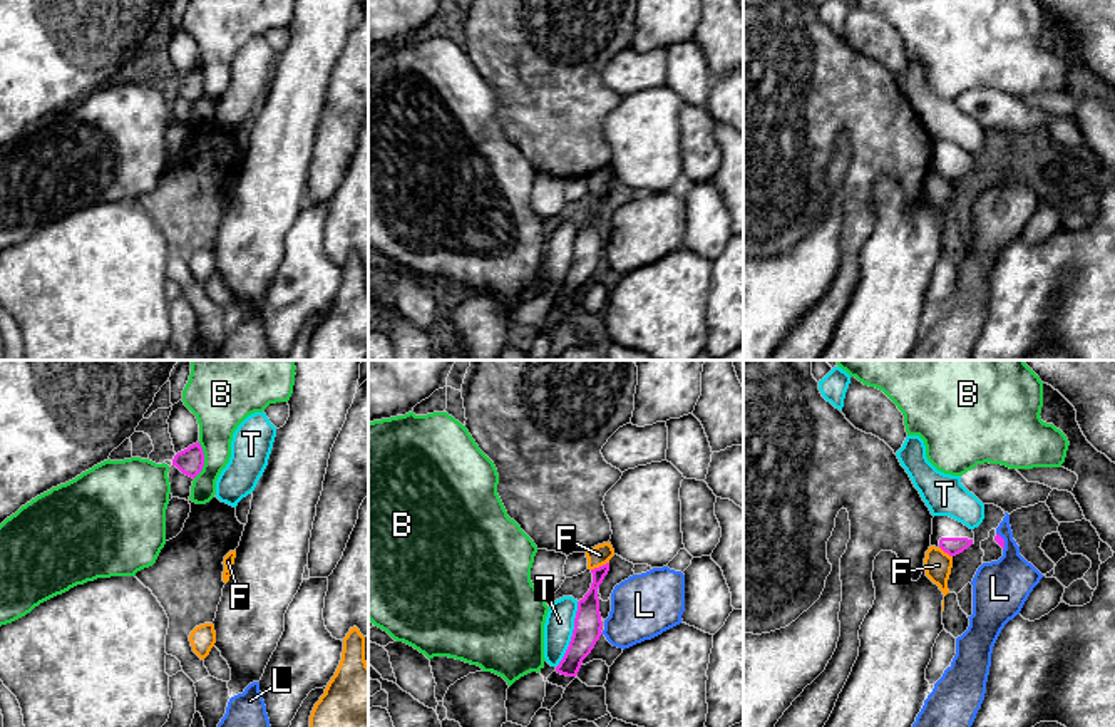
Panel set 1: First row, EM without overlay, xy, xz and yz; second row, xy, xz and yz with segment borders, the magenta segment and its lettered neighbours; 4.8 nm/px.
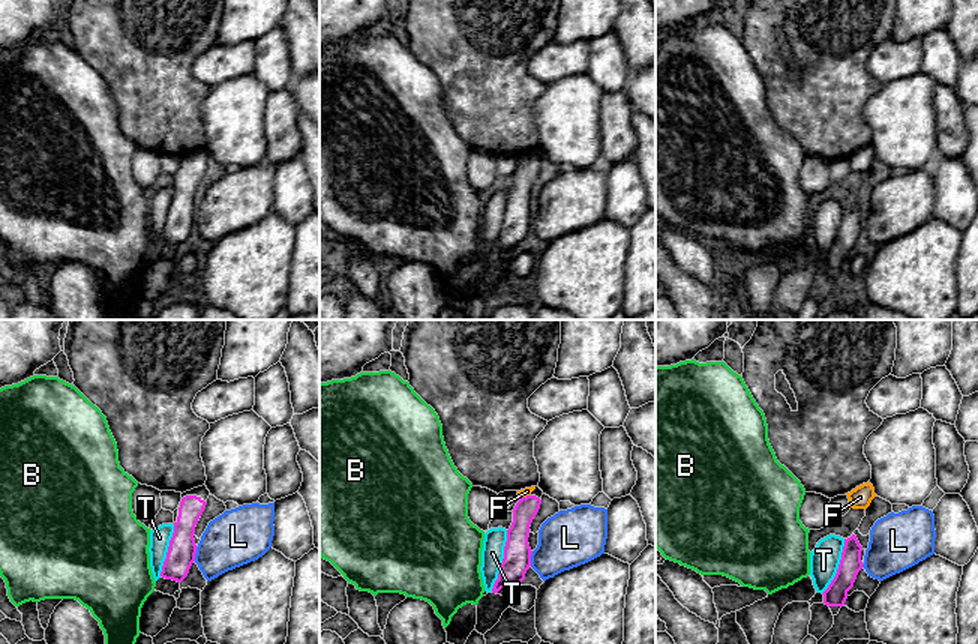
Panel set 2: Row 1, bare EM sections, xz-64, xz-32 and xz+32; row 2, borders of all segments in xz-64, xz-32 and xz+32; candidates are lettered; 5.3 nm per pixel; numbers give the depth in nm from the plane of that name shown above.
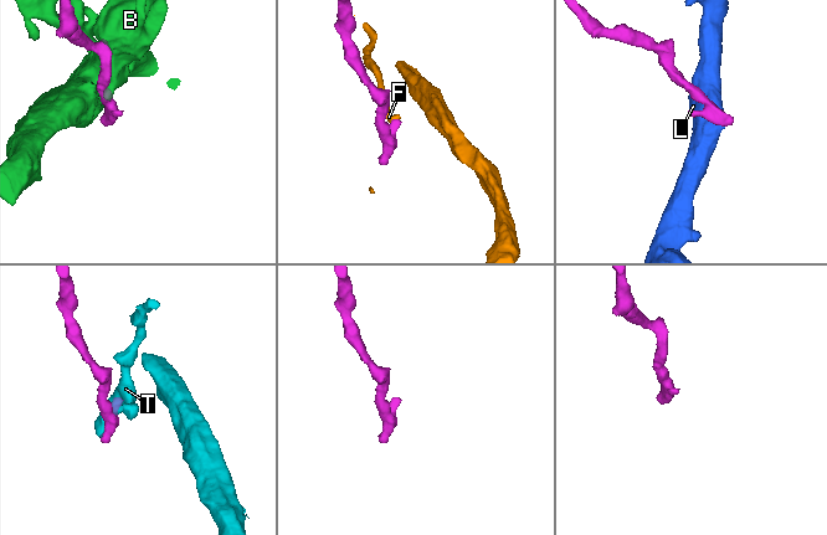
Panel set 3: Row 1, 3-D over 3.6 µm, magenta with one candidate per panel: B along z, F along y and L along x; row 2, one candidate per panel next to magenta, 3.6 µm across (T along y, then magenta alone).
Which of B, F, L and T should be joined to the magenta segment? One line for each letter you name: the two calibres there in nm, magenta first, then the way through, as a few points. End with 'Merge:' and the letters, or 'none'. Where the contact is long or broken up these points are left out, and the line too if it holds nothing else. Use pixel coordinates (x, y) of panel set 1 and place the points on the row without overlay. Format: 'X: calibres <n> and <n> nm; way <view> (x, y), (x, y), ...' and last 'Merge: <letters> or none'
Merge: none

